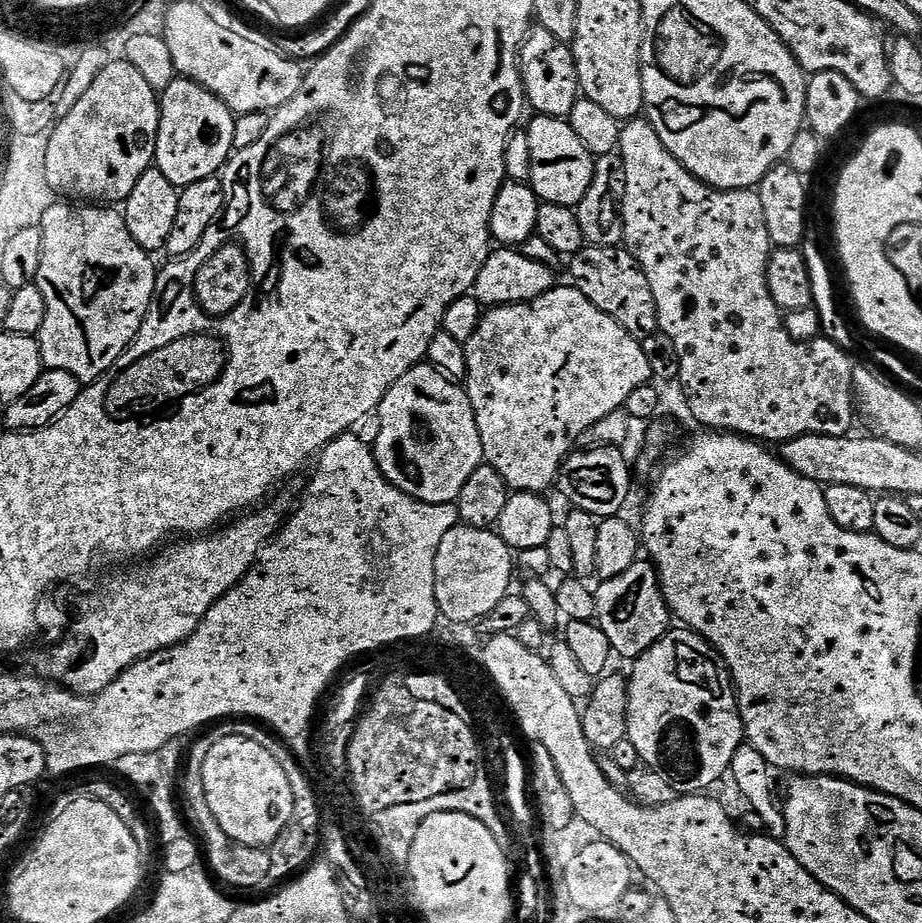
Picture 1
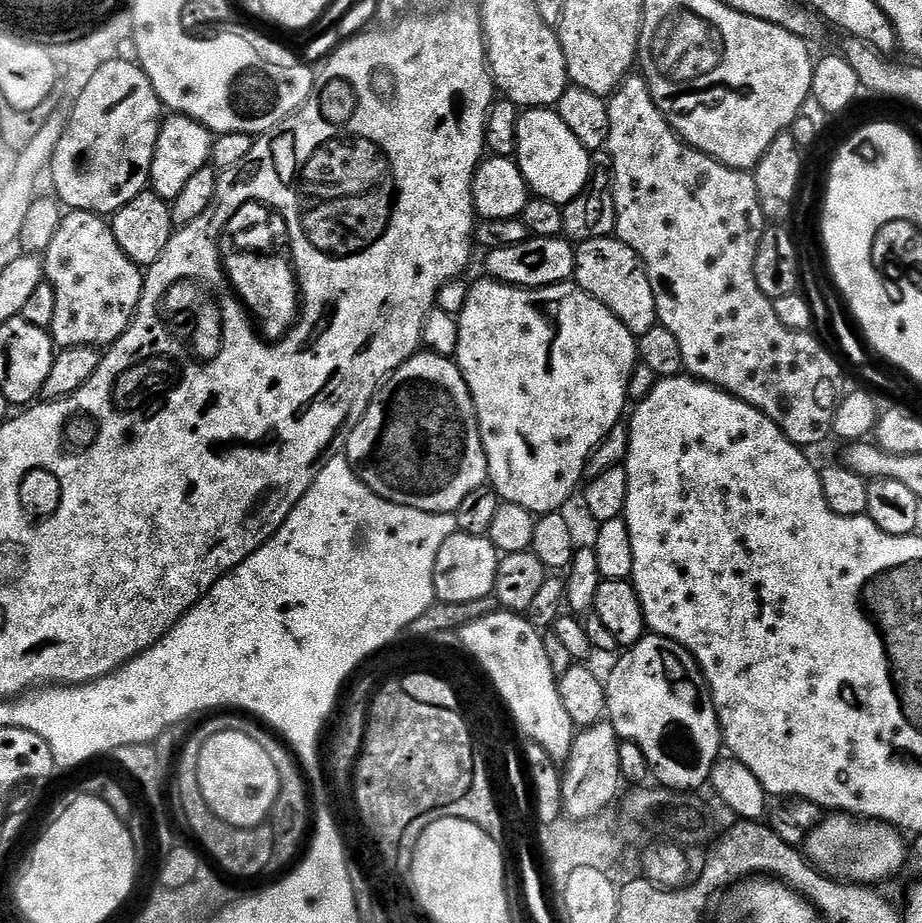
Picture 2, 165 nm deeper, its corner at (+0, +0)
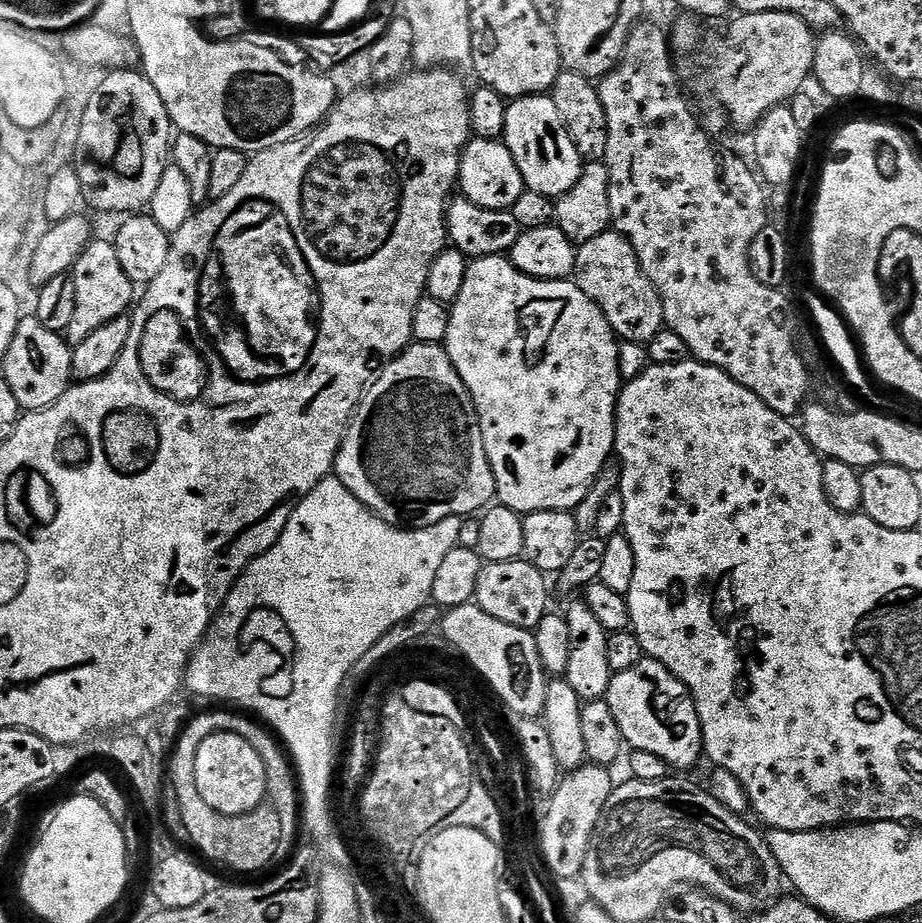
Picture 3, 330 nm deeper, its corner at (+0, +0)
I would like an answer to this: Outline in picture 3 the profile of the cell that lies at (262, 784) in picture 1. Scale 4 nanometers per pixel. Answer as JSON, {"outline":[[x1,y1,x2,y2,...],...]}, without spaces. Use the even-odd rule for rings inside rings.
{"outline":[[216,732,198,747,195,781,198,794,202,794,204,801,227,816,244,816,253,812,265,803,268,795,266,766,258,750,254,750,246,738,229,732]]}

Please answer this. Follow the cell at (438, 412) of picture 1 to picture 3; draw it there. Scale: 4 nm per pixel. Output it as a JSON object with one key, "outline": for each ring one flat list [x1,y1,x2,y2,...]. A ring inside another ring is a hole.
{"outline":[[411,343,380,369,348,423,334,469,336,479,387,524,425,528,442,518,471,517,496,500,496,483,486,458,476,408,447,351,438,344]]}

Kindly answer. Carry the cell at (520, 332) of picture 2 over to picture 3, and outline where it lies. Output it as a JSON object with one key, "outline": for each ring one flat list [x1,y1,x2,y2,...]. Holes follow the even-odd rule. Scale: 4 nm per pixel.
{"outline":[[507,255,478,256,469,263,466,278,462,281,462,290,458,298,450,304,450,326,443,342,454,370,462,378,476,408,476,417,482,430,482,442,486,446,486,458,496,483,496,500,505,504,510,510,527,514,538,510,558,510,567,512,575,510,578,502,590,494,598,470,613,455,616,447,616,400,620,397,622,379,620,380,620,348,618,337,612,331,610,322,602,310,571,279,539,280,527,276,512,265]]}

